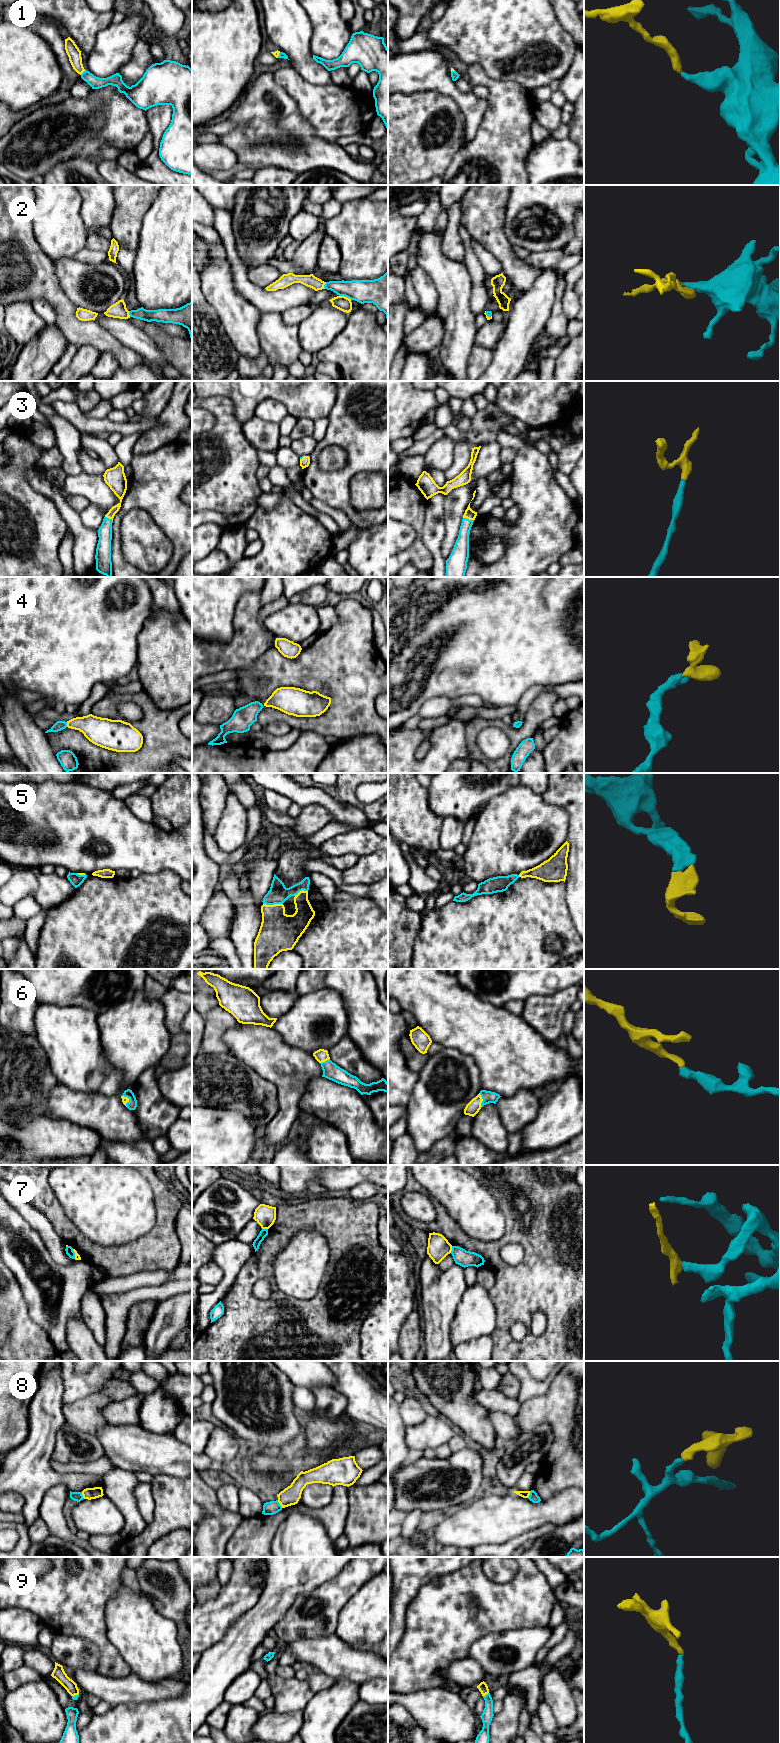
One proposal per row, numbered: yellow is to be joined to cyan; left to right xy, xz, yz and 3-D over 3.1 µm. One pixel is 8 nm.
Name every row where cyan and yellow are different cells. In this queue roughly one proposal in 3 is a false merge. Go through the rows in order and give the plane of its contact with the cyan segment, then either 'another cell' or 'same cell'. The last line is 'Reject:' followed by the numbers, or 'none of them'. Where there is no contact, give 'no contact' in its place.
1: xy | same cell
2: xz | same cell
3: yz | same cell
4: xy | same cell
5: xz | same cell
6: yz | same cell
7: yz | another cell
8: xz | another cell
9: yz | same cell
Reject: 7, 8

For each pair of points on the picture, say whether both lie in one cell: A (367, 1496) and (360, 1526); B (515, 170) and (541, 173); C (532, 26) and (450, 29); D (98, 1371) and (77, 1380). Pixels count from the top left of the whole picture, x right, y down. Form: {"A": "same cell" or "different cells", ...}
{"A": "same cell", "B": "different cells", "C": "same cell", "D": "same cell"}

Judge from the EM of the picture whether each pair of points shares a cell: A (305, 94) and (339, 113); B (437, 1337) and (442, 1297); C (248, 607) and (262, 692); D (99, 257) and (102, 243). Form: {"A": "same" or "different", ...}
{"A": "same", "B": "same", "C": "different", "D": "different"}

